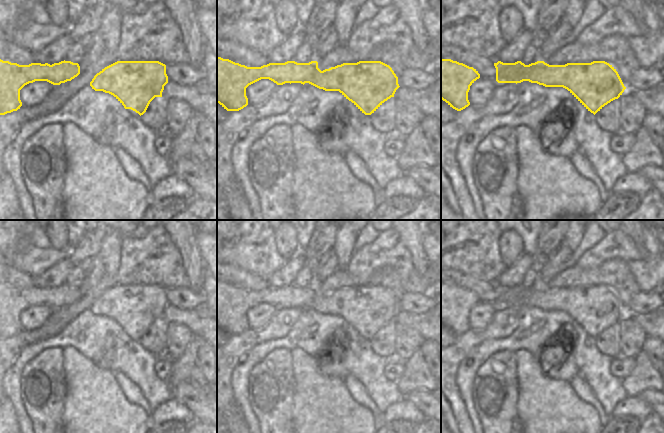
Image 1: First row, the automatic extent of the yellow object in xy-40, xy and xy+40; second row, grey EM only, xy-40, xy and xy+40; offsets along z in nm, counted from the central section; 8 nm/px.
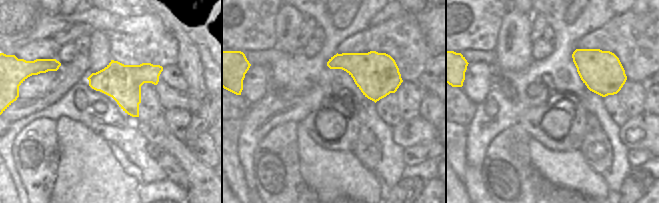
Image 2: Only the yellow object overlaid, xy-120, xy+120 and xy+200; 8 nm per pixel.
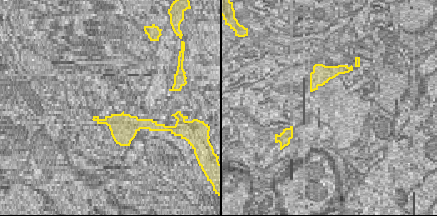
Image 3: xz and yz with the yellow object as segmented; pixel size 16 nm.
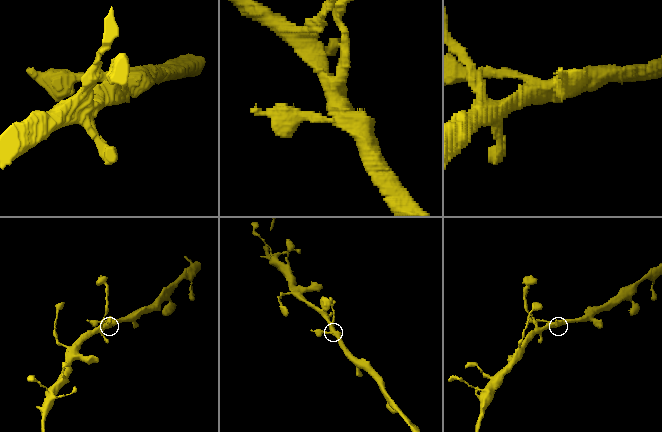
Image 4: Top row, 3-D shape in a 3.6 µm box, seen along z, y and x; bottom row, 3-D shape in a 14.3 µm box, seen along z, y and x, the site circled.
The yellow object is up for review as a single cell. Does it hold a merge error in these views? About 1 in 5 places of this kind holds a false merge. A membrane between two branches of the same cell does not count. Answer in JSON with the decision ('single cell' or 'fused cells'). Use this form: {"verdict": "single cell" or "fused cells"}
{"verdict": "single cell"}

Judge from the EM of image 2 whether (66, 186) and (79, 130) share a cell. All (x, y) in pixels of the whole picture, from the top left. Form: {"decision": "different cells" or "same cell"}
{"decision": "same cell"}

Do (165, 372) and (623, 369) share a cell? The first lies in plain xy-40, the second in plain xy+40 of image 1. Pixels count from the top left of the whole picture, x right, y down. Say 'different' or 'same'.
same

